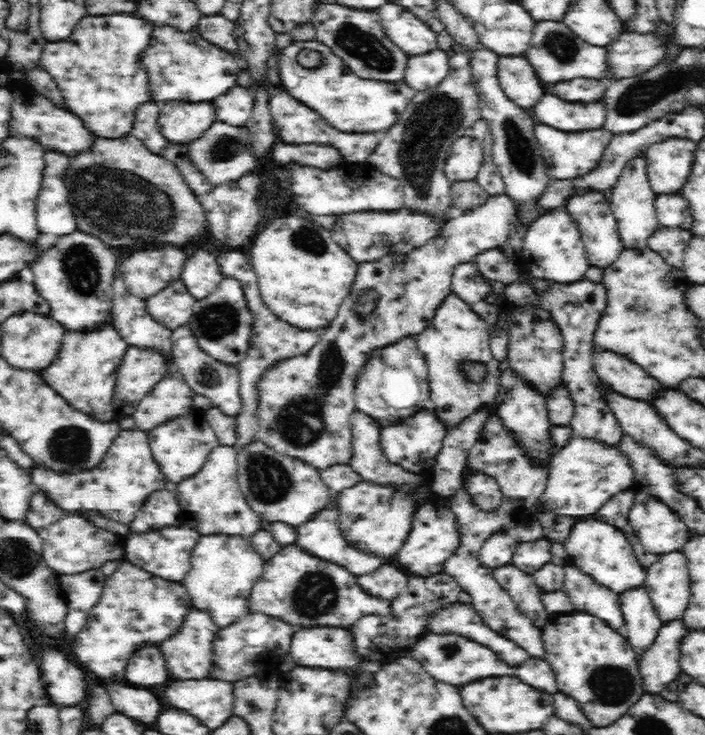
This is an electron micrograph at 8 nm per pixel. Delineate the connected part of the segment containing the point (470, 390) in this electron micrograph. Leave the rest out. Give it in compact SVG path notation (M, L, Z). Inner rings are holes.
M451 290L436 307L426 330L414 336L418 342L416 346L424 355L427 364L430 396L434 401L433 410L444 426L458 426L476 409L484 405L493 406L497 397L502 371L489 347L487 326L484 319L472 310L472 306ZM472 364L483 365L485 368L485 375L478 381L467 376L467 366Z

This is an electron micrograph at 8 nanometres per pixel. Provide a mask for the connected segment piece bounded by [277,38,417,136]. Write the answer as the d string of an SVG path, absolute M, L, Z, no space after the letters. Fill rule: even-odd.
M316 38L308 41L292 41L290 45L277 52L281 84L296 101L310 106L320 114L335 130L350 133L381 134L387 133L400 121L417 91L406 81L386 82L356 76L343 58L332 52ZM301 50L316 50L322 62L316 68L305 68L298 63L296 56Z

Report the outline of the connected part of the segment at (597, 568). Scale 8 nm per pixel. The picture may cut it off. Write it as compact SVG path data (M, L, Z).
M596 520L578 522L563 545L570 558L570 564L578 566L584 574L590 574L597 584L602 584L613 593L618 595L628 593L628 590L640 589L646 583L647 568L644 568L639 558L634 556L630 544L626 542L626 536L614 526Z

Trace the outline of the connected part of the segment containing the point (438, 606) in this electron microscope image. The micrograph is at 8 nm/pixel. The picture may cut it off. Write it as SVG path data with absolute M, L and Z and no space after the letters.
M441 572L434 576L420 576L410 578L406 592L392 600L390 614L384 616L364 616L360 622L356 622L350 630L355 635L358 654L362 654L364 660L380 661L388 663L395 659L402 658L404 650L410 650L424 634L426 626L432 616L436 616L446 606L458 602L458 596L462 594L462 588L453 576Z

